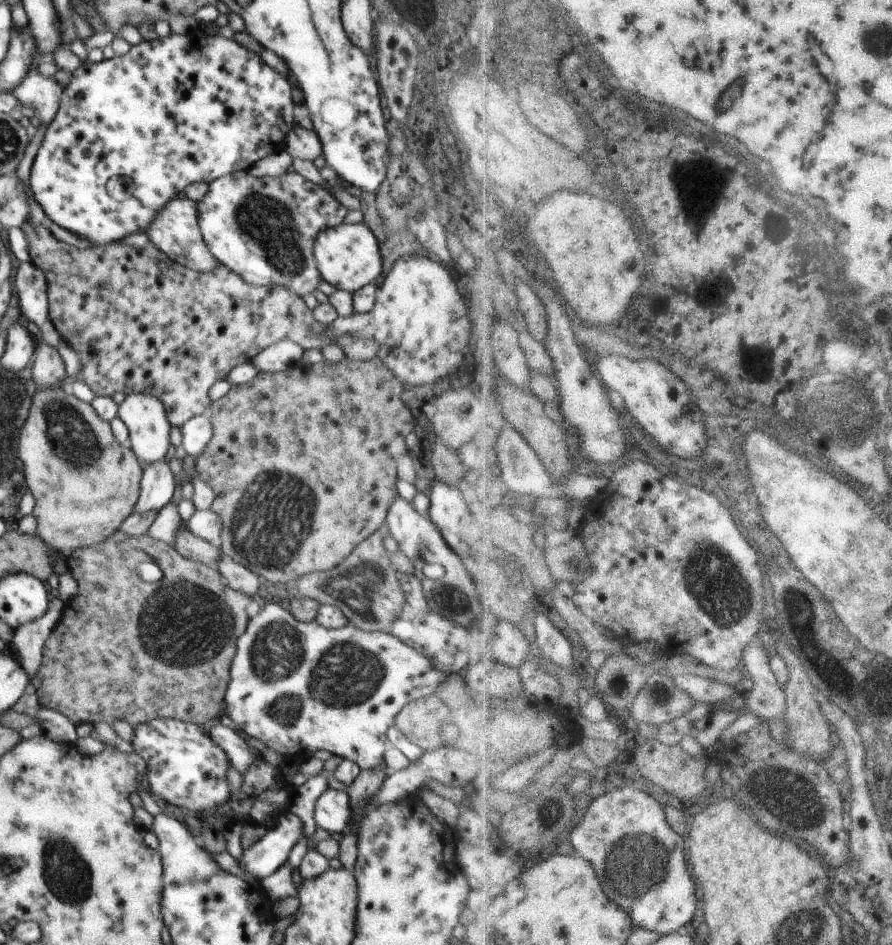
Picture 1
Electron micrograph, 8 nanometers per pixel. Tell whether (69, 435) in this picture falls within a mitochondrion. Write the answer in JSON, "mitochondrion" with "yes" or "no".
{"mitochondrion":"yes"}

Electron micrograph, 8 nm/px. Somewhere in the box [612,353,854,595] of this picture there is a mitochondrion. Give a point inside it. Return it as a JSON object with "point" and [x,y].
{"point":[833,425]}

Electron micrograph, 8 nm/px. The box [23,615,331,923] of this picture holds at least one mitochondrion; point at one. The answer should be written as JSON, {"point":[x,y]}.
{"point":[66,873]}

